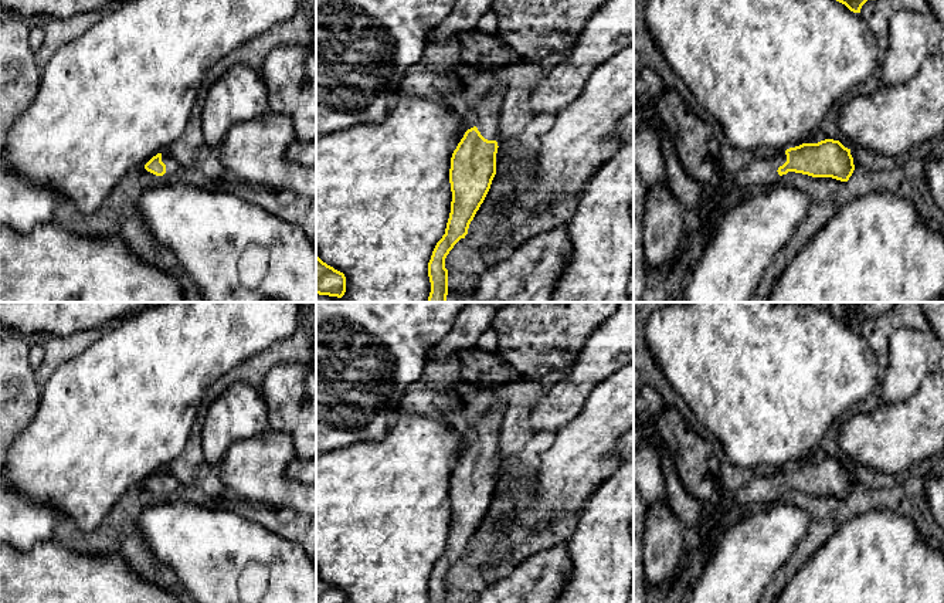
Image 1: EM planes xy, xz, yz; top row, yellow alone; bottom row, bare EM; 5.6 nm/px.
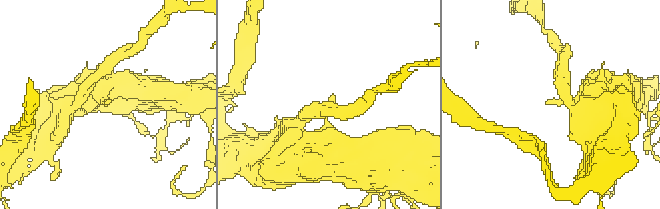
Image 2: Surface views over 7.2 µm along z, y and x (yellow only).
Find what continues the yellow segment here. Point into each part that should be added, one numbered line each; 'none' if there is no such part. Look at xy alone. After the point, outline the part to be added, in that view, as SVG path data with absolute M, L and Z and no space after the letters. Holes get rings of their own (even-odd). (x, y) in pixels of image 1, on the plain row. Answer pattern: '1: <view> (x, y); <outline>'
1: xy (173, 487); M166 468L162 470L162 480L166 482L164 494L176 498L184 492L181 484Z

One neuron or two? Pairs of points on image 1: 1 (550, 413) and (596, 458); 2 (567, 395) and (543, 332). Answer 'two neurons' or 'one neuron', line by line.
1: two neurons
2: two neurons

